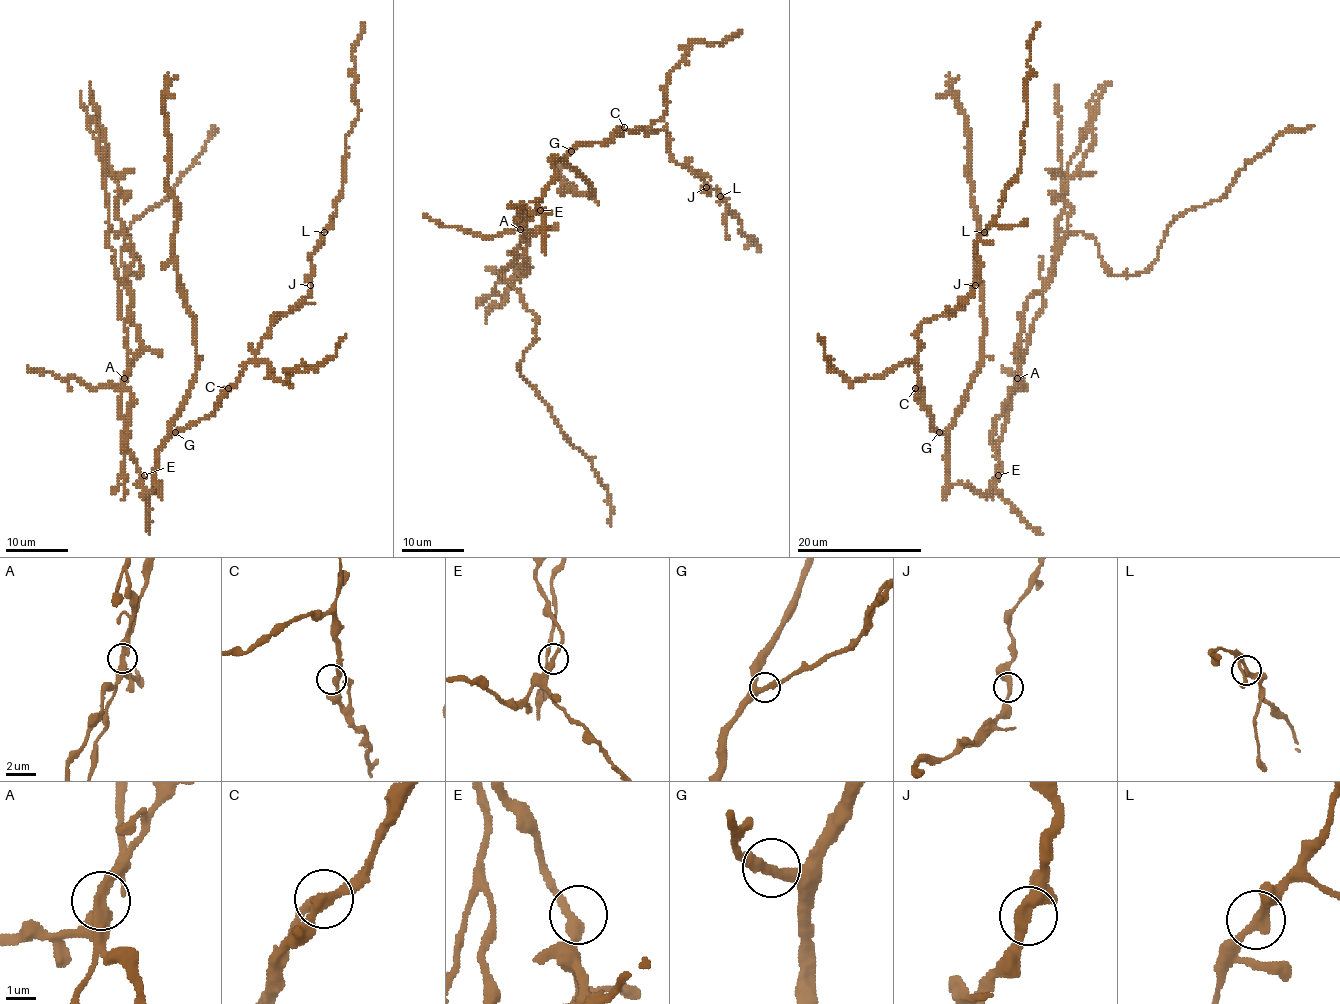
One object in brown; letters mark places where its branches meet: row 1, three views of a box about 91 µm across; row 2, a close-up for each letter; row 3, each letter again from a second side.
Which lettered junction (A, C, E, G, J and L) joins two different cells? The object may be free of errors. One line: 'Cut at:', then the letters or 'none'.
Cut at: A

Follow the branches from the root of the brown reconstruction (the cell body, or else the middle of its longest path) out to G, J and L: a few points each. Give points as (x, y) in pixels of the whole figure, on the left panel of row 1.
G: (141, 477), (147, 493), (159, 485), (155, 475), (156, 449), (175, 432)
J: (141, 477), (147, 493), (159, 485), (156, 451), (217, 407), (254, 357), (271, 318), (289, 313), (310, 285)
L: (141, 477), (147, 493), (159, 485), (156, 451), (217, 407), (271, 318), (309, 293), (310, 256), (324, 232)

